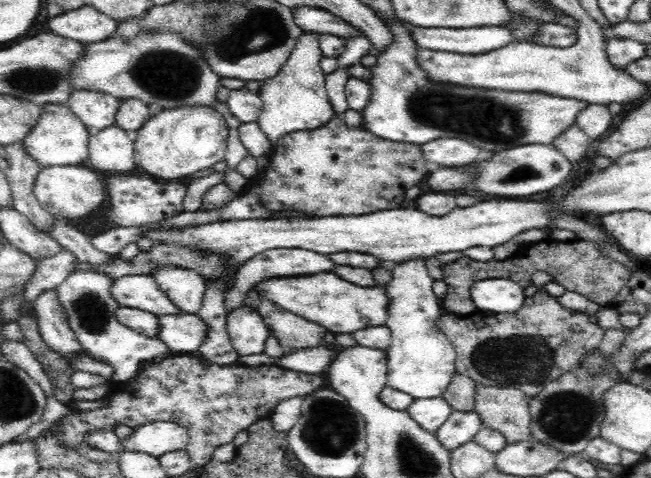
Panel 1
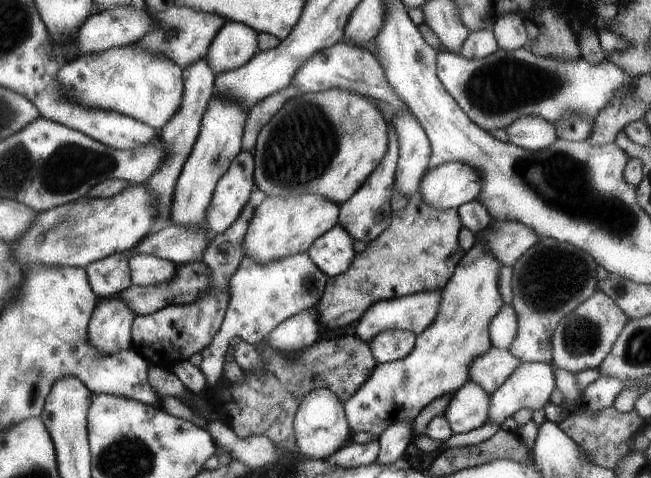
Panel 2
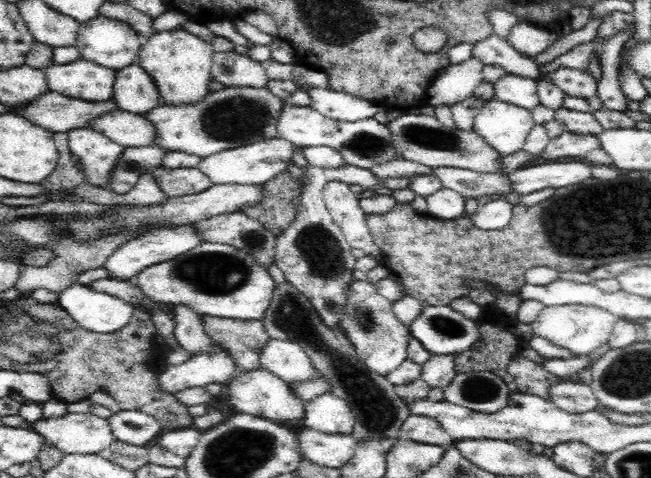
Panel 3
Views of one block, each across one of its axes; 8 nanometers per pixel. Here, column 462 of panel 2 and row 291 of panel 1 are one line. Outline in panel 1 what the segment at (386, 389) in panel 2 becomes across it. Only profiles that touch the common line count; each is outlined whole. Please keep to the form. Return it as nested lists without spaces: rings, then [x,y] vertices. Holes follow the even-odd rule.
[[[332,271],[300,277],[260,280],[252,288],[266,300],[322,326],[335,336],[352,335],[364,328],[385,326],[387,322],[388,295],[383,287],[362,288],[339,278]]]

